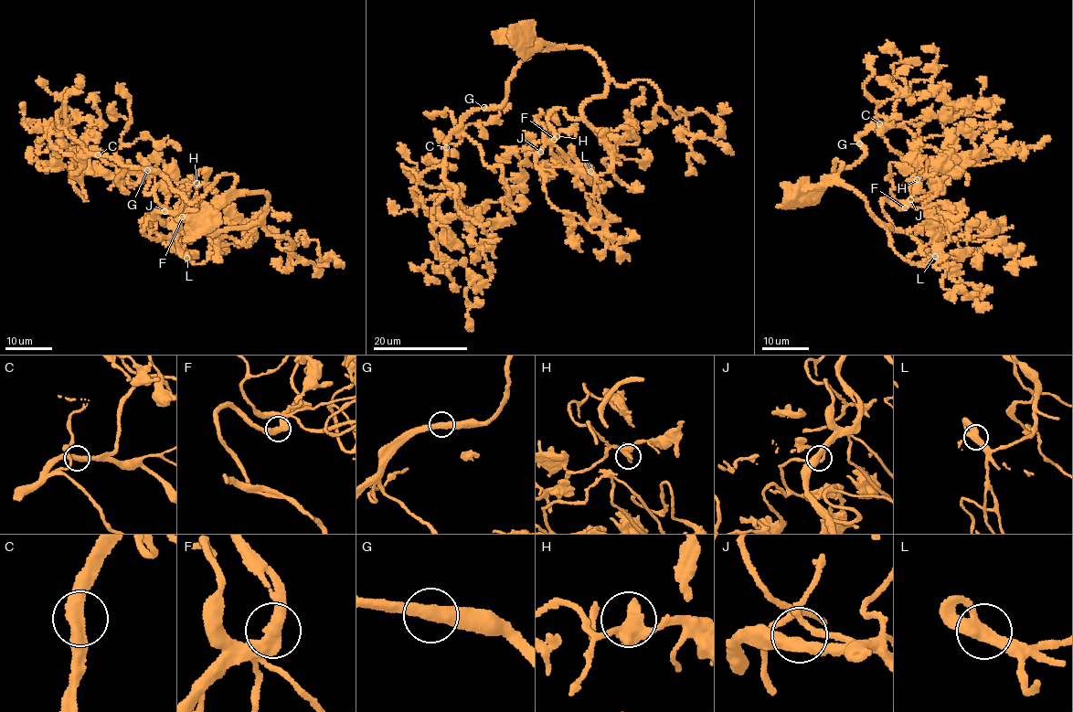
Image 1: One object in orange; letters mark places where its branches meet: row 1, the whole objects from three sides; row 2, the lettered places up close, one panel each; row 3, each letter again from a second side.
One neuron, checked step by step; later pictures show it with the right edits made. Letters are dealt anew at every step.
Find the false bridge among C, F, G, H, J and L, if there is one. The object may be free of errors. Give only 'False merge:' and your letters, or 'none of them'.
False merge: none of them

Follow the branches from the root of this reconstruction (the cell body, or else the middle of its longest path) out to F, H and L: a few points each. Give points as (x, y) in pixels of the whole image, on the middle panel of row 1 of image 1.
F: (518, 36), (588, 48), (608, 80), (602, 95), (585, 101), (579, 118), (563, 109), (551, 112), (554, 139)
H: (518, 36), (585, 47), (601, 62), (606, 92), (577, 119), (555, 109), (549, 141), (542, 123), (557, 136)
L: (518, 36), (585, 47), (601, 62), (606, 92), (581, 115), (613, 164), (590, 171)

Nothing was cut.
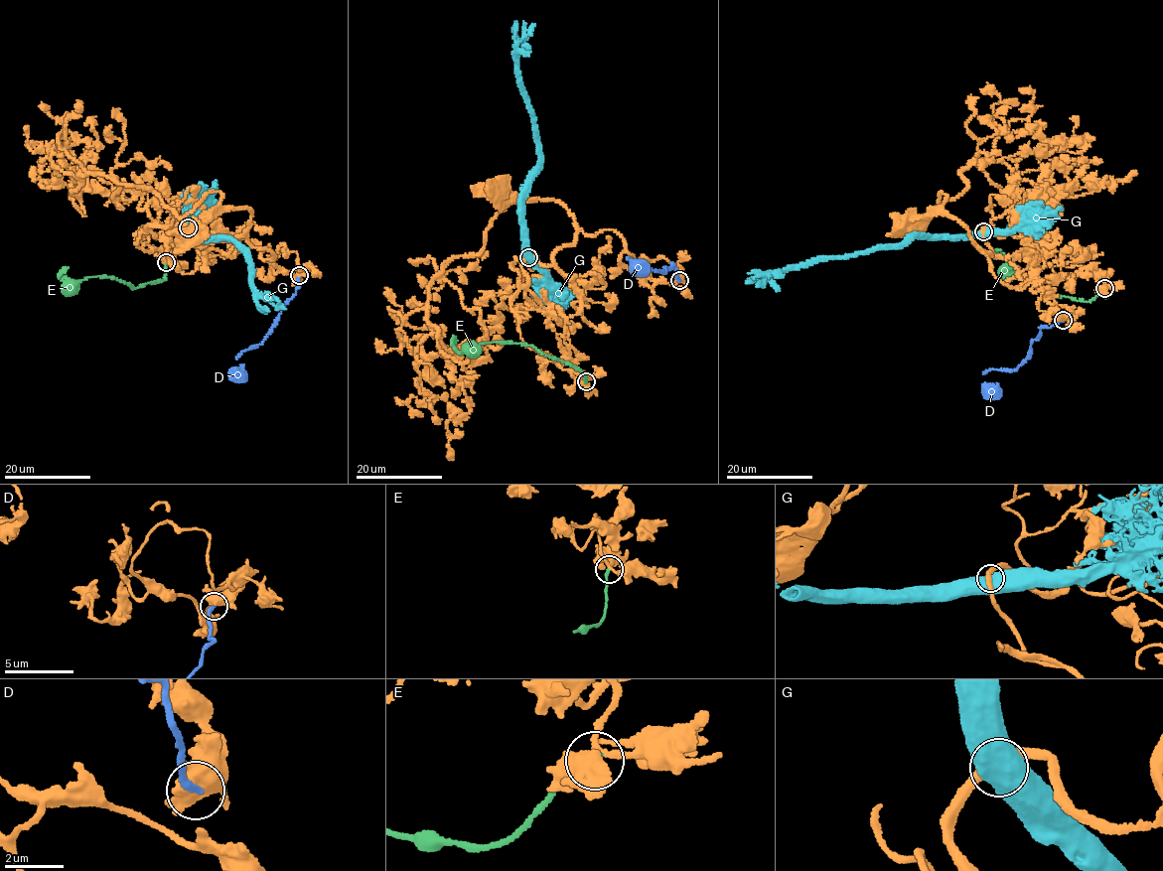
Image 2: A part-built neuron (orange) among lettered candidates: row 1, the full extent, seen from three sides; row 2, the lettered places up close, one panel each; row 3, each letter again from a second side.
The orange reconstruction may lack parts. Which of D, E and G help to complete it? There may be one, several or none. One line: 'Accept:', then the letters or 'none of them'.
Accept: none of them

